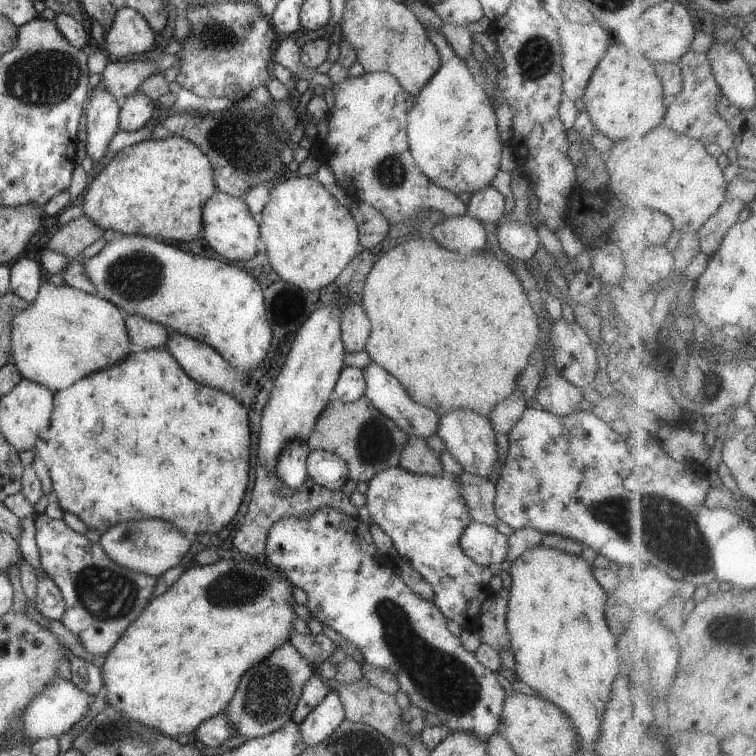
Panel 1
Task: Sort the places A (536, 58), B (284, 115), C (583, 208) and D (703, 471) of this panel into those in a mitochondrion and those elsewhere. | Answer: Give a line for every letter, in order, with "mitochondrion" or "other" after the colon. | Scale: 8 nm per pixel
A: mitochondrion
B: mitochondrion
C: other
D: other

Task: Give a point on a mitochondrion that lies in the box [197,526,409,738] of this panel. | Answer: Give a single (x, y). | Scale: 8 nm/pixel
(267, 696)

